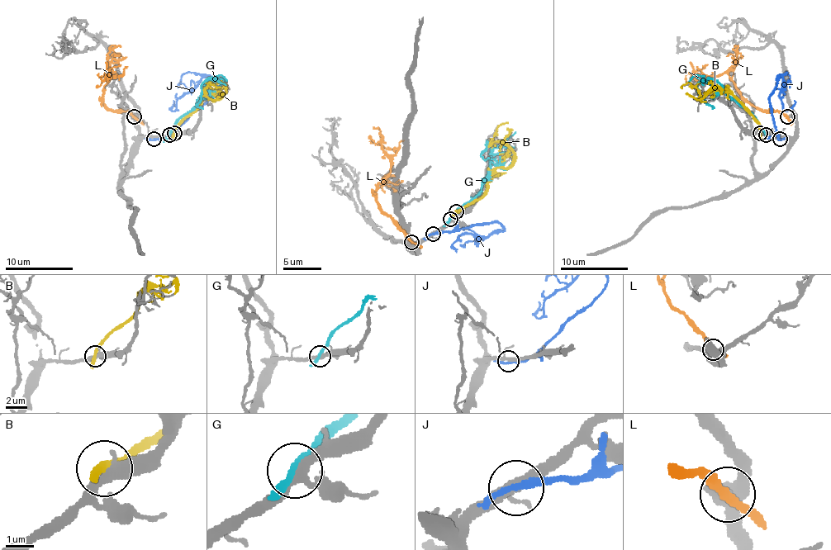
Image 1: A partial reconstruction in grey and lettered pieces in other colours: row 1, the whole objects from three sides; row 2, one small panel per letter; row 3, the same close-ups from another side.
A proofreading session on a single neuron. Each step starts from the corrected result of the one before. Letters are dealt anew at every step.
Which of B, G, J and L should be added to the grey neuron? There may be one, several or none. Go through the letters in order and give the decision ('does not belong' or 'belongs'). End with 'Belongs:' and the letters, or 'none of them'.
B: does not belong
G: does not belong
J: does not belong
L: does not belong
Belongs: none of them

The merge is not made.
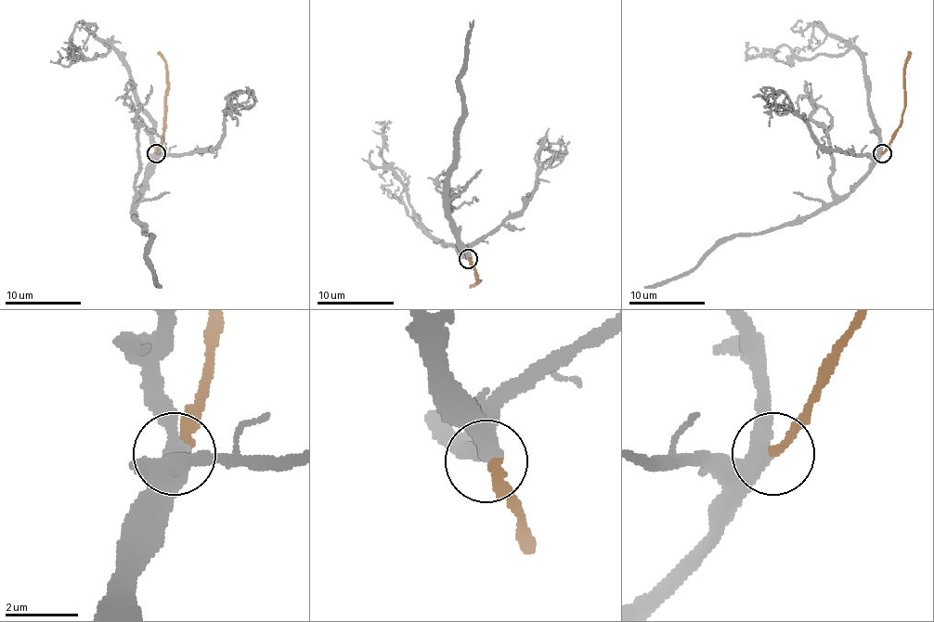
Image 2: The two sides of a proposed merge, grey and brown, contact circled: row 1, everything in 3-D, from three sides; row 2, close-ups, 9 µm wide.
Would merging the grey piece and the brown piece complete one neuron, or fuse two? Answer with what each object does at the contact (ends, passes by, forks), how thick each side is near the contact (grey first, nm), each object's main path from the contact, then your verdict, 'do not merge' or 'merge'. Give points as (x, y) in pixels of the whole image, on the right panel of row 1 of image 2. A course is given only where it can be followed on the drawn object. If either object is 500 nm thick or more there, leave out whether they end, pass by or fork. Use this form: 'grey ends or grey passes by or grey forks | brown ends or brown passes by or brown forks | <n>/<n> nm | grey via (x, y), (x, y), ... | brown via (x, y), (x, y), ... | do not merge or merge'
grey passes by | brown ends | 420/280 nm | grey via (882, 153), (872, 168), (834, 202), (824, 202), (815, 213), (761, 233), (723, 238), (693, 267), (645, 287) | brown via (882, 153), (891, 140), (904, 108), (904, 61), (910, 52) | merge

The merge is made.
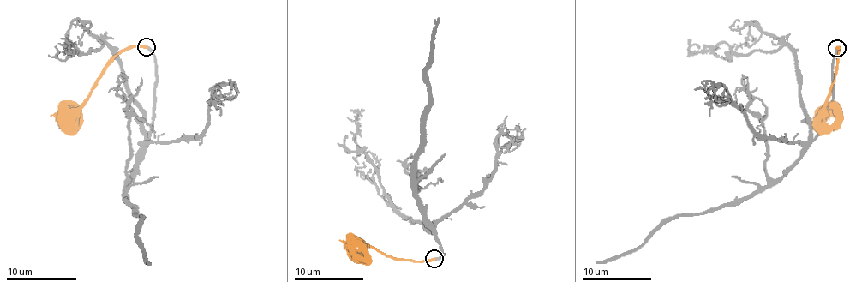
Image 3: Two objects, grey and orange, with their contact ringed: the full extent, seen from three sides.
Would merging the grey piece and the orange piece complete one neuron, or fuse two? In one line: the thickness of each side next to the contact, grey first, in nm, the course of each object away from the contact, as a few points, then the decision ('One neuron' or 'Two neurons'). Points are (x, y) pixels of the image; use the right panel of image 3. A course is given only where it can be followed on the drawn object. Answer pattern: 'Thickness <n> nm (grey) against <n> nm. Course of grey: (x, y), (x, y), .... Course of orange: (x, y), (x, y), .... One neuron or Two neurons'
Thickness 280 nm (grey) against 300 nm. Course of grey: (836, 49), (829, 116), (781, 177), (703, 213), (667, 217), (640, 245), (596, 262). Course of orange: (836, 49), (840, 49), (838, 66), (824, 111), (824, 120), (831, 125), (841, 109). Two neurons

